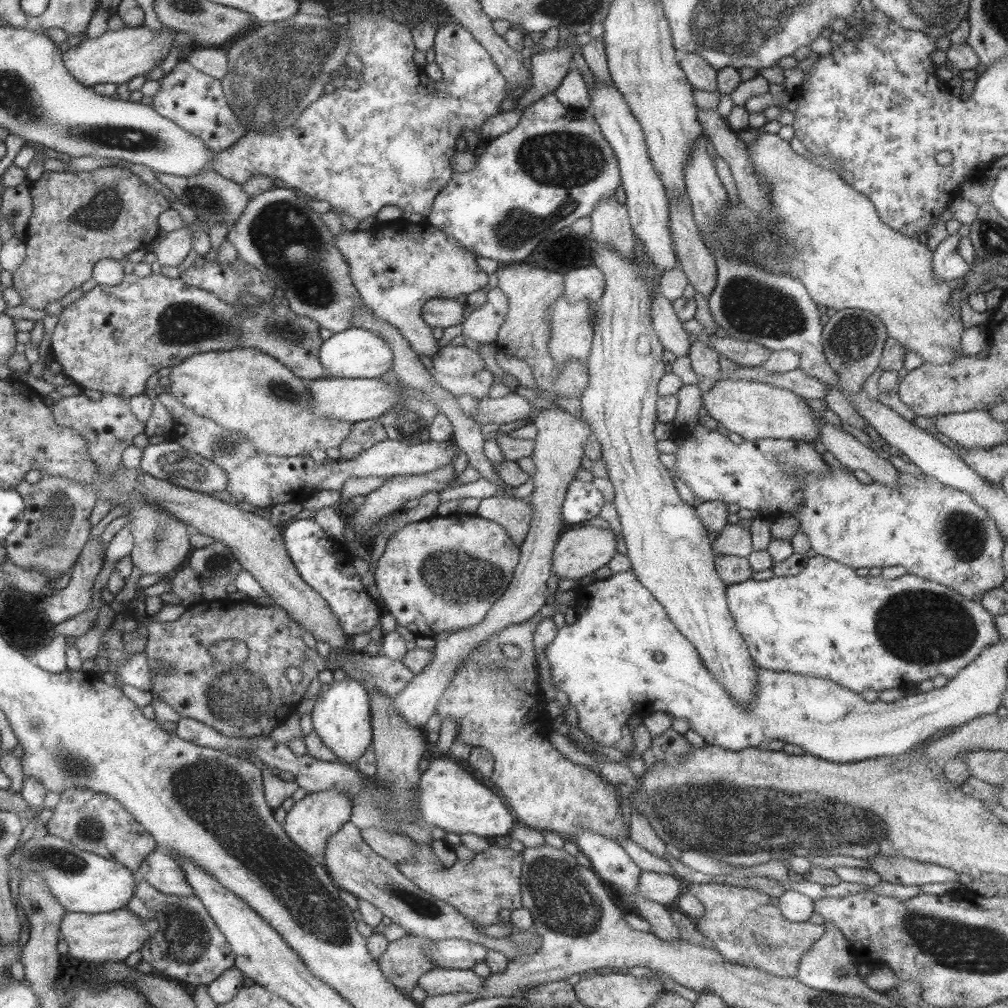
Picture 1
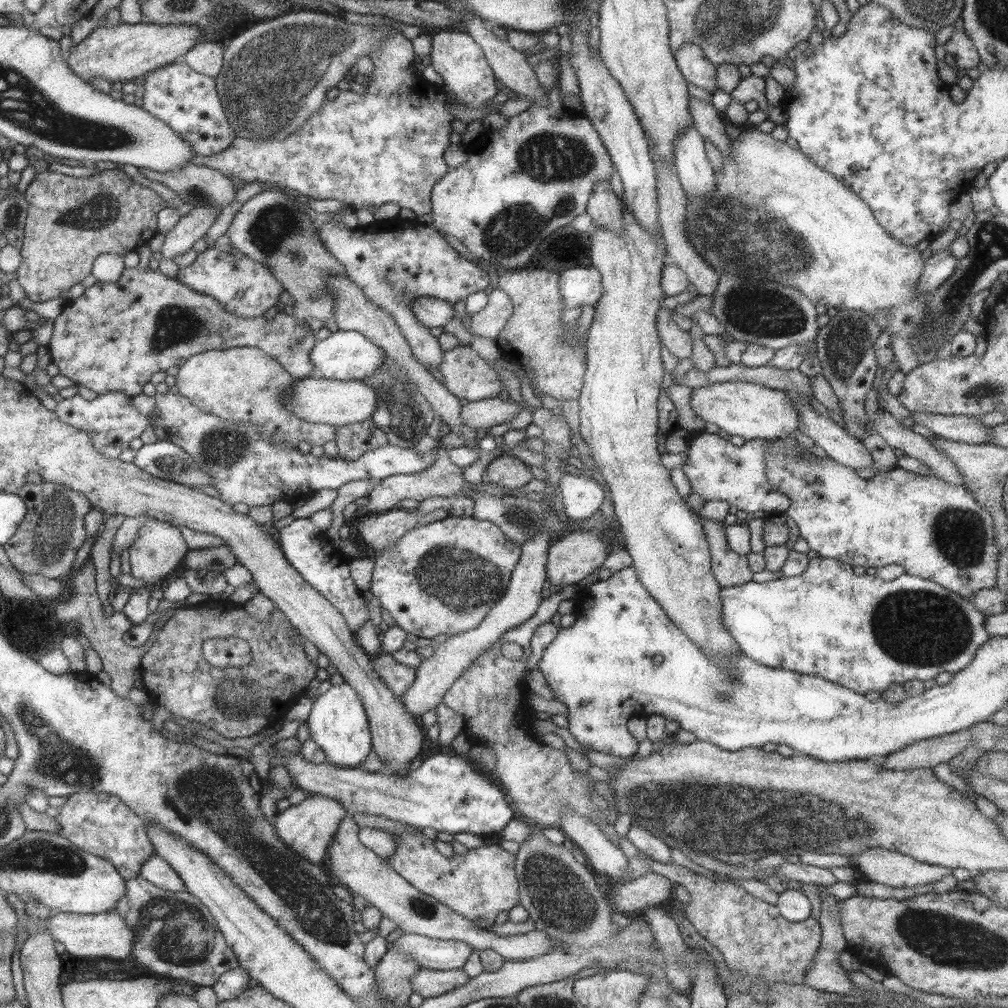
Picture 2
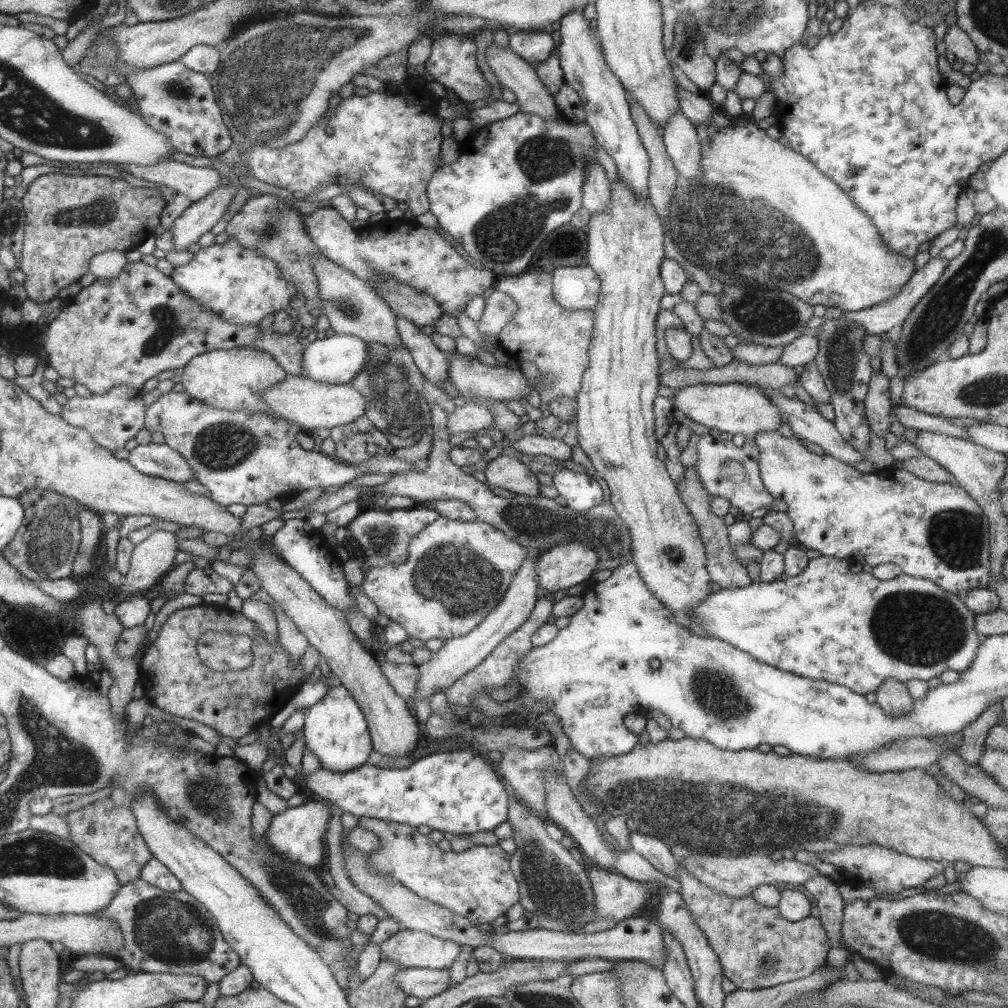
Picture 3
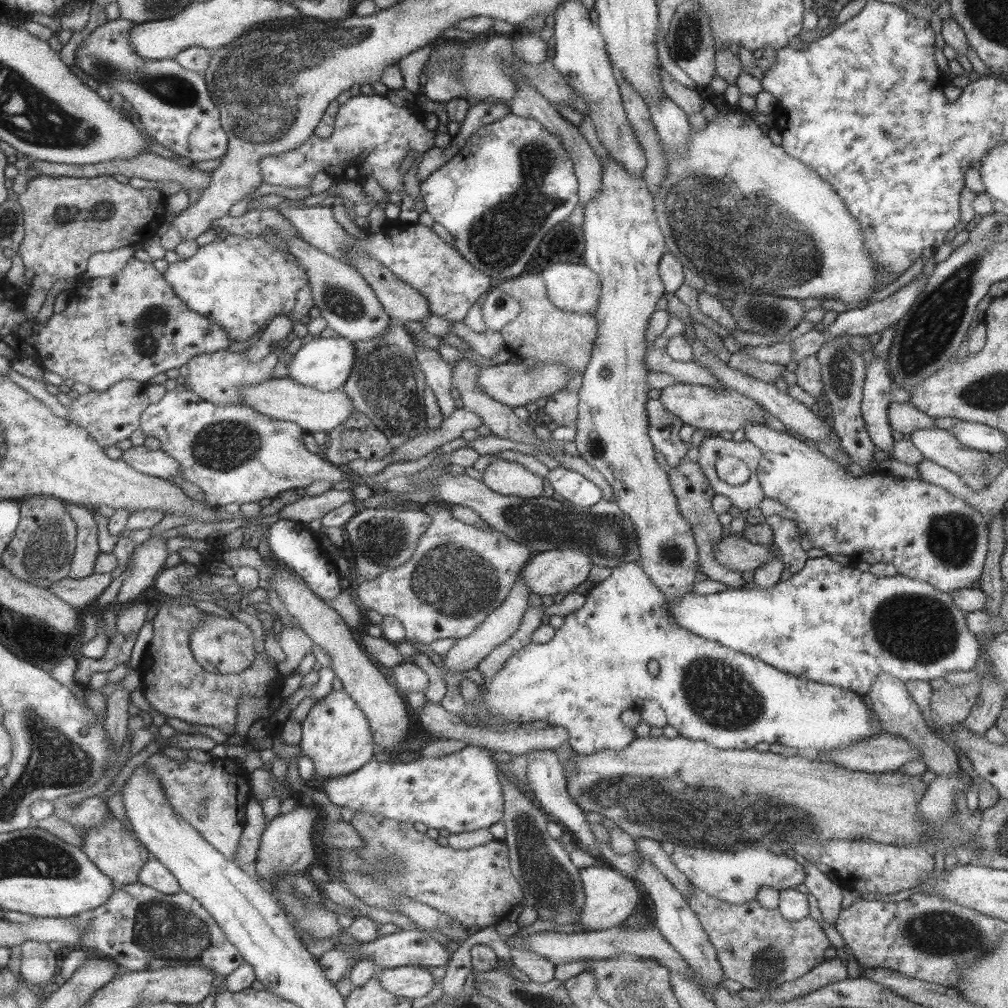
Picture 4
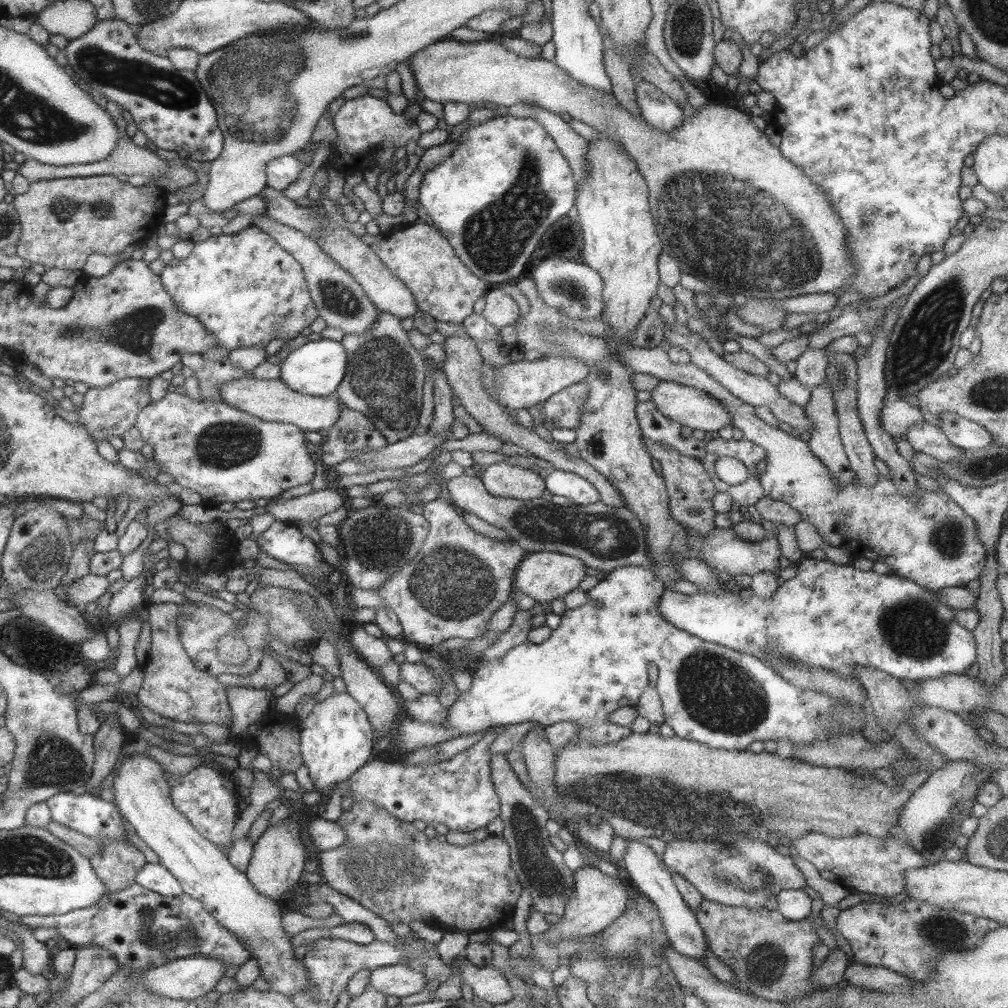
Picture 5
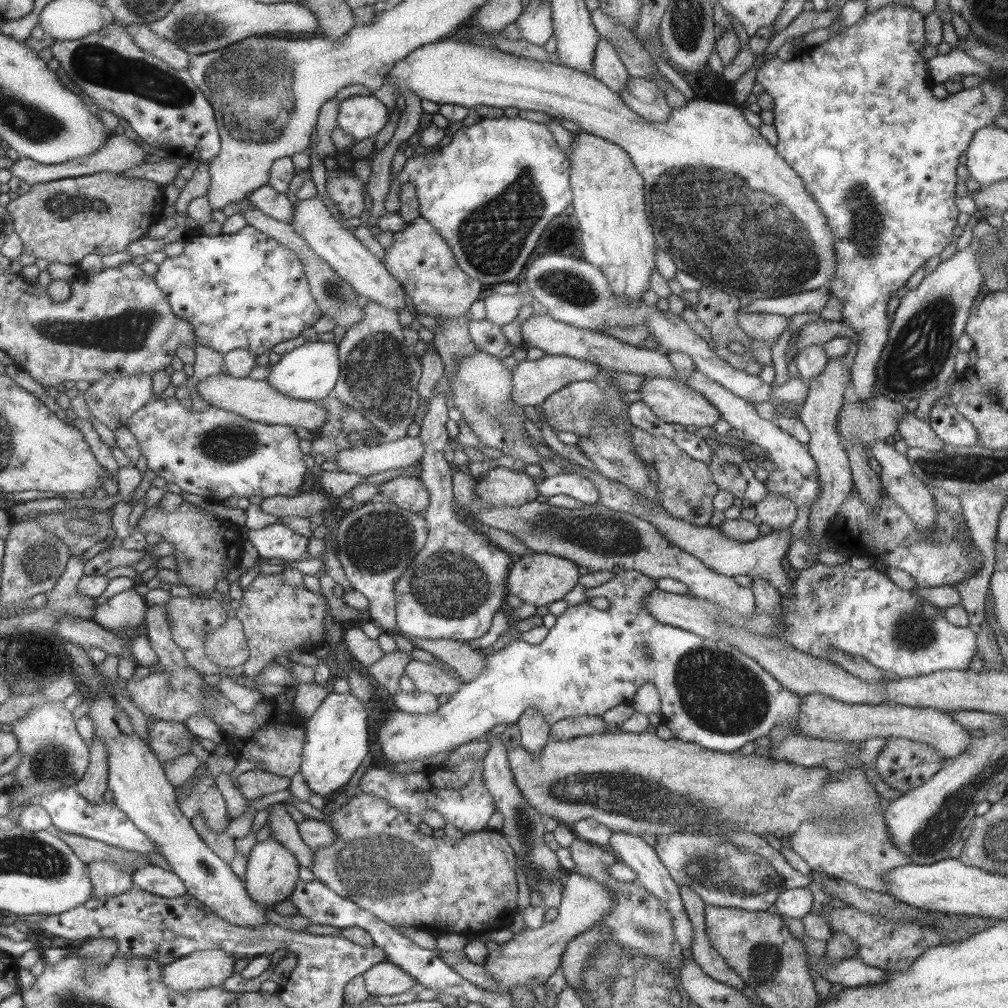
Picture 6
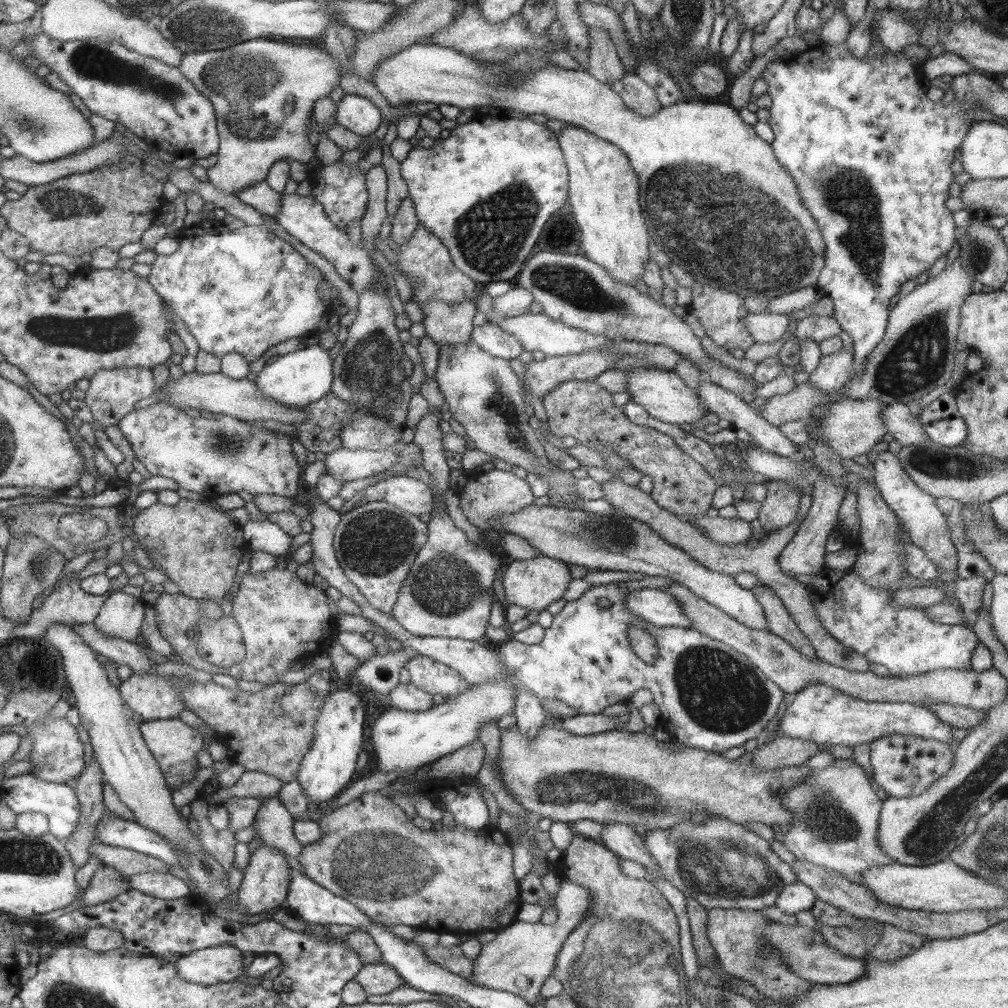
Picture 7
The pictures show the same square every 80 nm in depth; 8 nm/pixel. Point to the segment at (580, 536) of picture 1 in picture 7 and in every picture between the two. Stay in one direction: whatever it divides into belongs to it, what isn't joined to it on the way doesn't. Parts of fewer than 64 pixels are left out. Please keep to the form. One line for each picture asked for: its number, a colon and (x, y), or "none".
2: (570, 559)
3: (559, 568)
4: (551, 572)
5: (543, 576)
6: (538, 579)
7: (532, 584)

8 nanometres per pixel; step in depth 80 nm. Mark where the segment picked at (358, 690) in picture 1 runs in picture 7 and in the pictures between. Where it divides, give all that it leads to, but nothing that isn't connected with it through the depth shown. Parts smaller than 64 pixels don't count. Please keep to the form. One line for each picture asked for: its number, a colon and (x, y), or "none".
2: (337, 723)
3: (335, 730)
4: (335, 735)
5: (336, 738)
6: (335, 741)
7: (326, 768)

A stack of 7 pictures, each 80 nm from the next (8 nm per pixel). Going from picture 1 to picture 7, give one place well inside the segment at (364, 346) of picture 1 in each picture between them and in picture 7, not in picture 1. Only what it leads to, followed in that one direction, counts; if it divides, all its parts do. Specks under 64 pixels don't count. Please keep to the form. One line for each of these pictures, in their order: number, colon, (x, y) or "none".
2: (347, 355)
3: (336, 359)
4: (323, 364)
5: (316, 368)
6: (308, 372)
7: (302, 376)

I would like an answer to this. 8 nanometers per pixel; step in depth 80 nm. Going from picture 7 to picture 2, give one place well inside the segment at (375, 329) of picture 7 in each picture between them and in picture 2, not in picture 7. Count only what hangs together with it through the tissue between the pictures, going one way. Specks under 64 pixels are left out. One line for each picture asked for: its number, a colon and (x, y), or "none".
2: (400, 411)
3: (392, 387)
4: (386, 384)
5: (383, 377)
6: (378, 375)

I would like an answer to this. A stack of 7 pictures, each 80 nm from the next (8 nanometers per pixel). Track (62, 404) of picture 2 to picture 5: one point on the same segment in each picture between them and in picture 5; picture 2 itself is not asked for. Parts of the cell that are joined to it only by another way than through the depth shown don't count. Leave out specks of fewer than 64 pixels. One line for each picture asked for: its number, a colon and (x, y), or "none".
3: (111, 419)
4: (109, 416)
5: (112, 409)

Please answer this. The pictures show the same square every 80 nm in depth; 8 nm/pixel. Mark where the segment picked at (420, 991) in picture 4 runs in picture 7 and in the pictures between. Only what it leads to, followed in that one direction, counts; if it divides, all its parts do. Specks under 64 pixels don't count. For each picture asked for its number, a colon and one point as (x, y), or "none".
5: (401, 979)
6: (382, 979)
7: (378, 978)

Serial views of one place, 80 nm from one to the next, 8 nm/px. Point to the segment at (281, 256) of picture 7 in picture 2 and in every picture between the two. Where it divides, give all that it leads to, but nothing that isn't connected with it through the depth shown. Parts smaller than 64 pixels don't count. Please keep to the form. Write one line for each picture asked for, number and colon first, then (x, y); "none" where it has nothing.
2: (242, 286)
3: (240, 285)
4: (240, 283)
5: (245, 290)
6: (245, 290)

